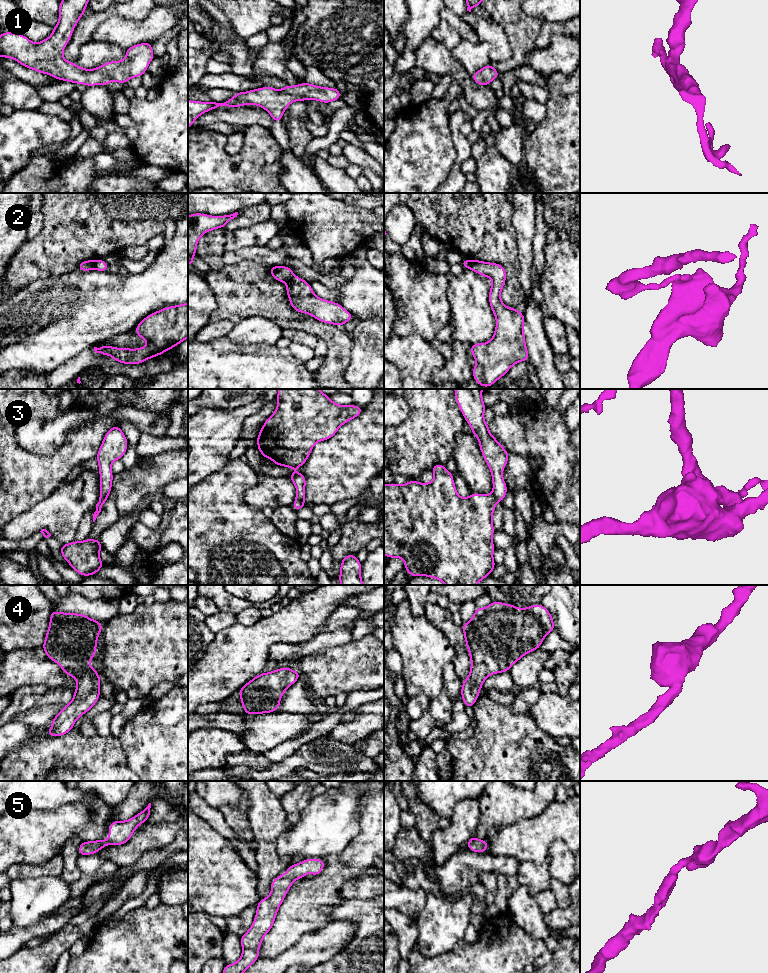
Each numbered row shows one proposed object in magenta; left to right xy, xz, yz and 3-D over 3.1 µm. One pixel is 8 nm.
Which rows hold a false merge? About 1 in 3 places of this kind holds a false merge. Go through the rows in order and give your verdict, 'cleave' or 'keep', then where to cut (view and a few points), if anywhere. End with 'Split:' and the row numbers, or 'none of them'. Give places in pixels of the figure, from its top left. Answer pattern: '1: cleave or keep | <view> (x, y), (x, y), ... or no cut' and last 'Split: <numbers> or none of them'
1: keep | no cut
2: cleave | yz (470, 260), (468, 268)
3: cleave | xy (108, 496), (99, 501)
4: keep | no cut
5: keep | no cut
Split: 2, 3

